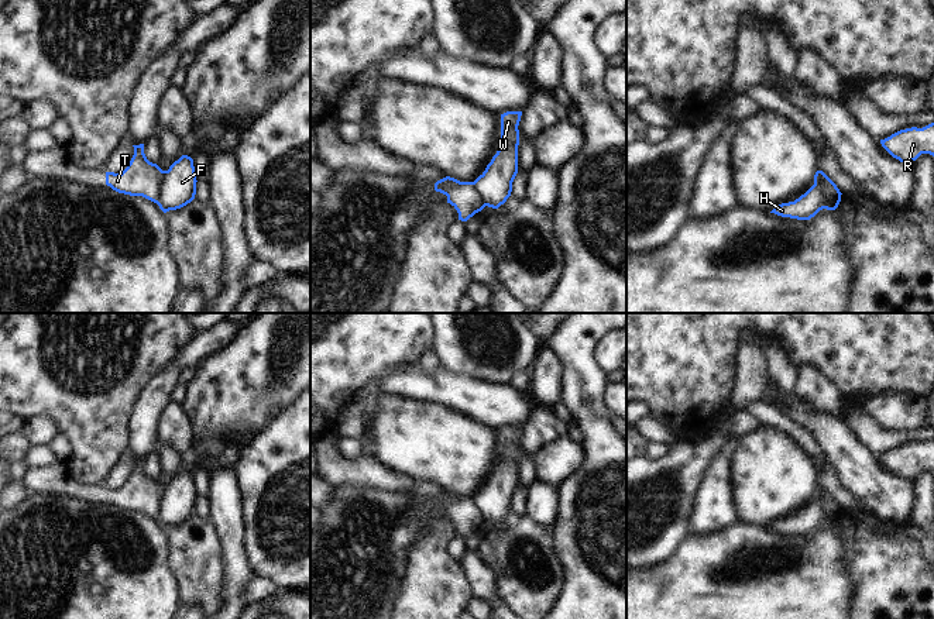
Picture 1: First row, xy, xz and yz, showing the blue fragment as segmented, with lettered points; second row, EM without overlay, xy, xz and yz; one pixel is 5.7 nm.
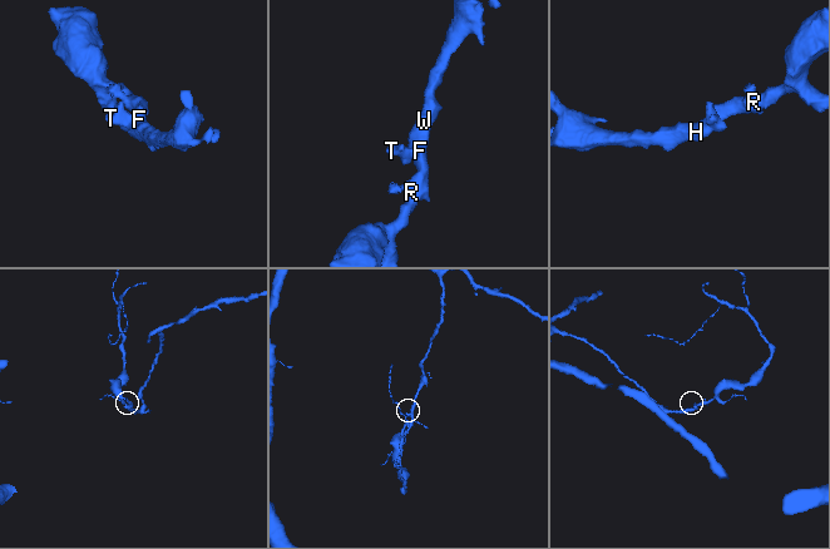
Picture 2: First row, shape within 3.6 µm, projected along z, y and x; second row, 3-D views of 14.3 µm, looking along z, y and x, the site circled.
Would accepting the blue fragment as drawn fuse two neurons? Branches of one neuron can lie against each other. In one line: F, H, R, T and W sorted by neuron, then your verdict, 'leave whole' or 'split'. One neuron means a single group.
groups F H R W / T; split

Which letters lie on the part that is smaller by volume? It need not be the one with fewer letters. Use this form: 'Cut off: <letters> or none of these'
Cut off: T.

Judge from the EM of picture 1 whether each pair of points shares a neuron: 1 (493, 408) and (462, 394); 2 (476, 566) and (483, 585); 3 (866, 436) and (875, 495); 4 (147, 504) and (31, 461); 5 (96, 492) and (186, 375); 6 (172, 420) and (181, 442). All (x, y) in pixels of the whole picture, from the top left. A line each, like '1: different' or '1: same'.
1: same
2: same
3: different
4: different
5: different
6: same

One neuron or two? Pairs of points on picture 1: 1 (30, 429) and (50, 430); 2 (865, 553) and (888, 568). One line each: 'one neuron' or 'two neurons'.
1: one neuron
2: one neuron

